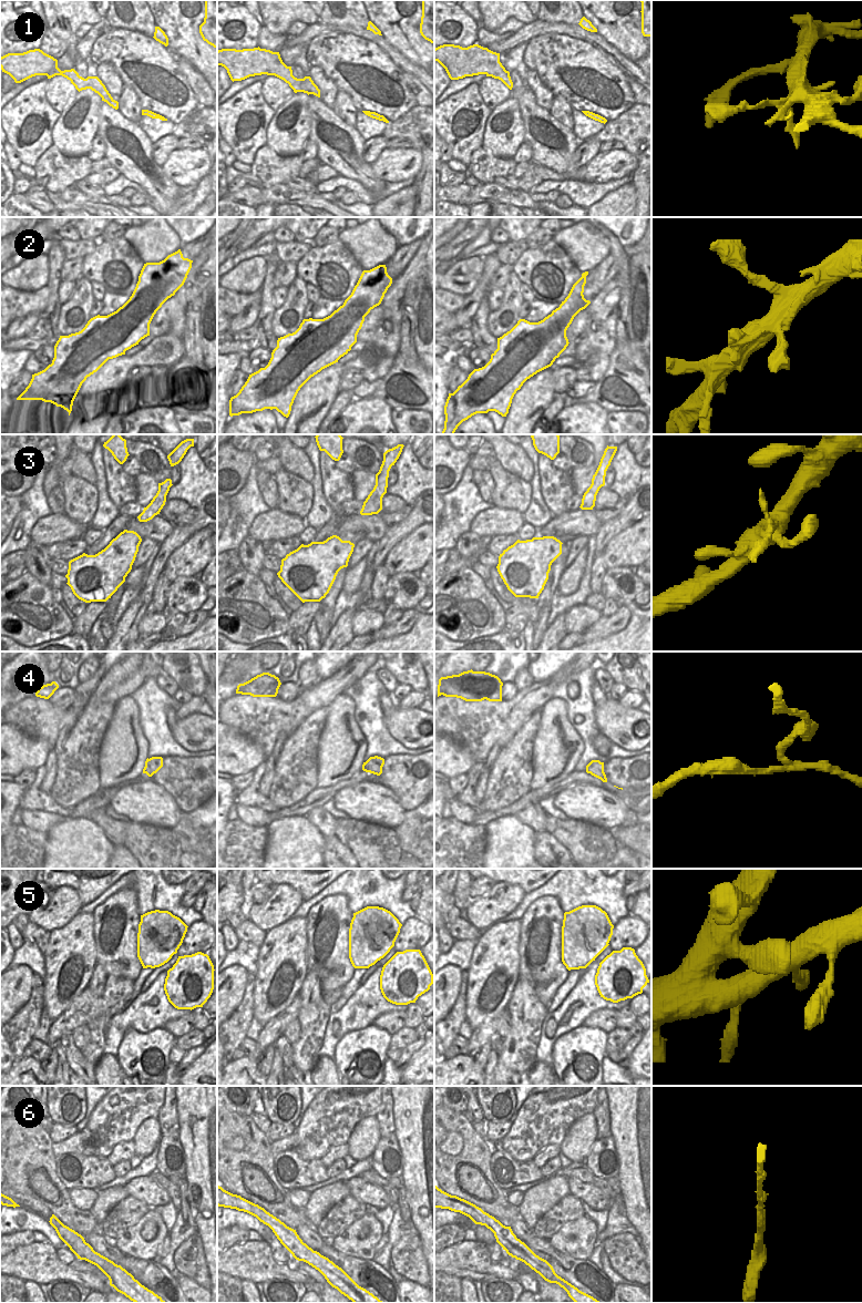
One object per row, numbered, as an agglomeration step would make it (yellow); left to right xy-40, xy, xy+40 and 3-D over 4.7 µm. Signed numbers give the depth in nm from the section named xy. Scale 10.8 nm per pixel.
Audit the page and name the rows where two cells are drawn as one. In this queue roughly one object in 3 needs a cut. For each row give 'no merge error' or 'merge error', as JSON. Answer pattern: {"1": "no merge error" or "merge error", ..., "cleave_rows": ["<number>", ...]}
{"1": "no merge error", "2": "merge error", "3": "no merge error", "4": "merge error", "5": "no merge error", "6": "no merge error", "cleave_rows": ["2", "4"]}

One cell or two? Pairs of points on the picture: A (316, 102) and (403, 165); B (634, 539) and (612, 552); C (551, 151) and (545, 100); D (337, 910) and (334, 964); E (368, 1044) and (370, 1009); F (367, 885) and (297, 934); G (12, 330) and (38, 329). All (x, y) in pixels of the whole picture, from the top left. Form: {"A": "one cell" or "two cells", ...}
{"A": "two cells", "B": "one cell", "C": "two cells", "D": "one cell", "E": "two cells", "F": "two cells", "G": "two cells"}

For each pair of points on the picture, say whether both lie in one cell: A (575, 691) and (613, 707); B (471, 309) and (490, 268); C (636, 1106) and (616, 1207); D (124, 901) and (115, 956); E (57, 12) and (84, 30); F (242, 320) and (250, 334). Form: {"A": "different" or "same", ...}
{"A": "different", "B": "same", "C": "different", "D": "same", "E": "different", "F": "different"}

